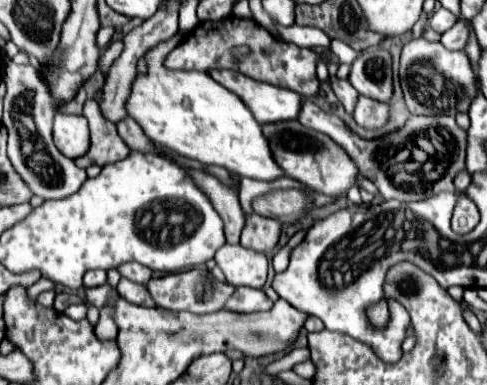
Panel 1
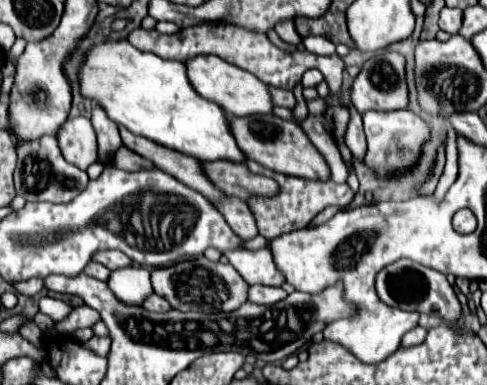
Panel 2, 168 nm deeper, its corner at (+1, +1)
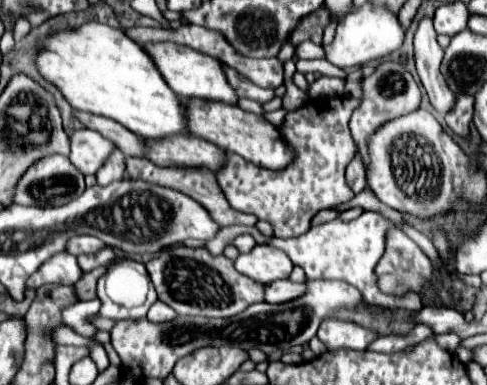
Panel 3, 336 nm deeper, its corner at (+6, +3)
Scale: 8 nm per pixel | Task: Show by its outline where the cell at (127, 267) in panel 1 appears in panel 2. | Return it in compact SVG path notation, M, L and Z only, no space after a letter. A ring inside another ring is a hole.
M100 251L98 255L94 255L94 261L102 263L110 271L122 269L122 267L132 267L134 265L132 259L126 259L126 255L122 251Z

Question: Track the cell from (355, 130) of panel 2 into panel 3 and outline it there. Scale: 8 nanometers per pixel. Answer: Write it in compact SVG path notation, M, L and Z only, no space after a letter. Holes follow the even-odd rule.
M355 155L355 159L347 167L347 185L353 189L353 193L361 193L367 187L367 177L361 159Z

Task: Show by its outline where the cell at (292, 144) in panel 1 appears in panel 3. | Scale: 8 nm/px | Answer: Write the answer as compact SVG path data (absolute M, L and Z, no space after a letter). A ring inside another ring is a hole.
M181 99L185 105L185 113L189 113L189 133L195 137L203 137L205 141L215 143L227 153L237 153L243 159L267 167L267 169L283 169L293 159L293 149L285 143L279 129L265 121L261 115L247 113L237 105L225 105L223 101L189 101Z

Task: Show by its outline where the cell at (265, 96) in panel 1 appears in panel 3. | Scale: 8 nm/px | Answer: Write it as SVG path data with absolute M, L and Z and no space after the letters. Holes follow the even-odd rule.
M171 41L157 43L157 45L143 45L145 53L153 57L153 63L157 65L157 71L161 77L165 77L165 83L181 97L201 97L201 99L211 99L211 101L225 101L235 105L237 95L231 89L231 85L225 79L225 73L219 65L217 59L203 55L195 49L189 49L185 45L173 45Z

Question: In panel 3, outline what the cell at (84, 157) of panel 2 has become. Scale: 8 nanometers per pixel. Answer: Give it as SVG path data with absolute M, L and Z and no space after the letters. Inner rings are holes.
M77 129L71 135L71 163L83 173L83 175L95 175L101 165L109 159L109 153L113 153L115 145L101 137L97 131L91 129Z

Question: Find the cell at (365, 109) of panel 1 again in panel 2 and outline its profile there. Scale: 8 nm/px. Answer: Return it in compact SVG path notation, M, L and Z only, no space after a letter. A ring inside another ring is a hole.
M398 109L398 111L366 111L362 115L364 119L364 133L368 141L368 151L366 151L366 163L372 167L378 175L392 175L398 169L410 167L420 151L420 145L428 137L428 127L426 123L414 115L408 109Z

